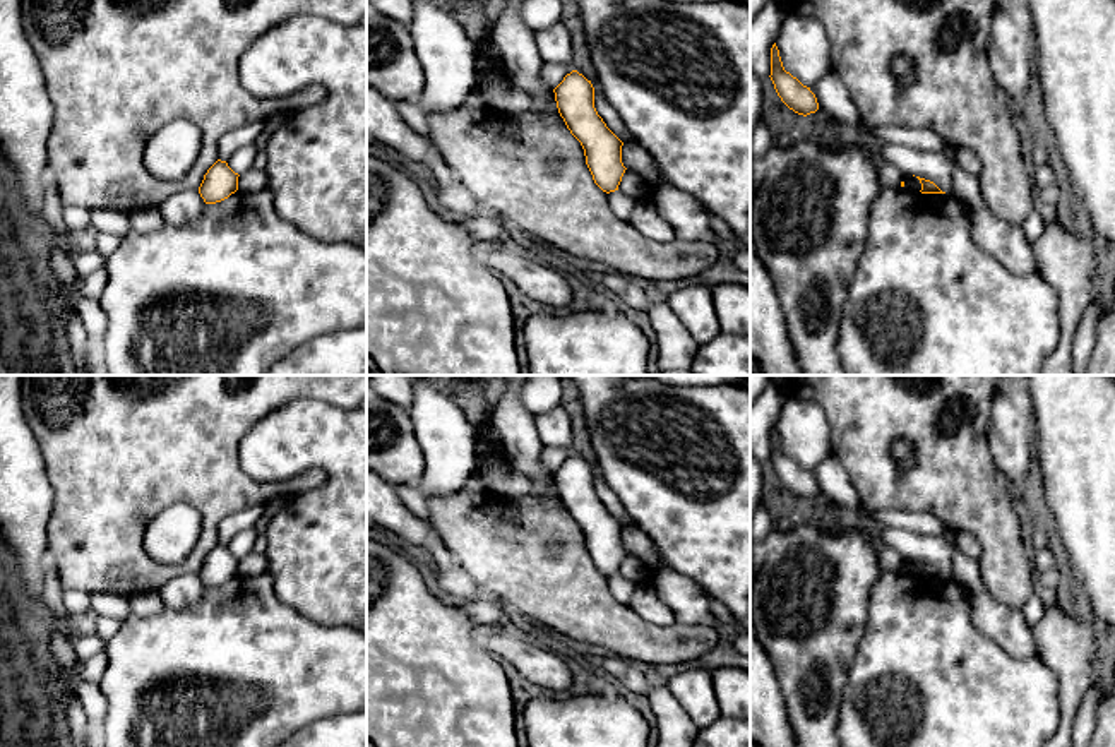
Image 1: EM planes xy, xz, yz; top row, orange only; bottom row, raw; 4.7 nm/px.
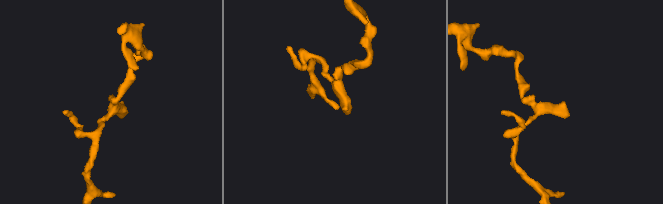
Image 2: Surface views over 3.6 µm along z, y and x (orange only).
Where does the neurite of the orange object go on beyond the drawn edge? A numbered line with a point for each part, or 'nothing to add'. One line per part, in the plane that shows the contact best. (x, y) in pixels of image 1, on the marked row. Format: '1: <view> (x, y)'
nothing to add

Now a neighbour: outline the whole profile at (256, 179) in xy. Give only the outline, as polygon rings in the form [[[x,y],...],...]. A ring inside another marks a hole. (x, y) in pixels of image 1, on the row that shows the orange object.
[[[250,168],[238,176],[238,192],[252,194],[267,187],[267,171],[264,168]]]

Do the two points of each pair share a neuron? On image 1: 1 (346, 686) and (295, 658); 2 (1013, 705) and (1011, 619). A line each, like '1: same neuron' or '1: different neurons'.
1: same neuron
2: different neurons

